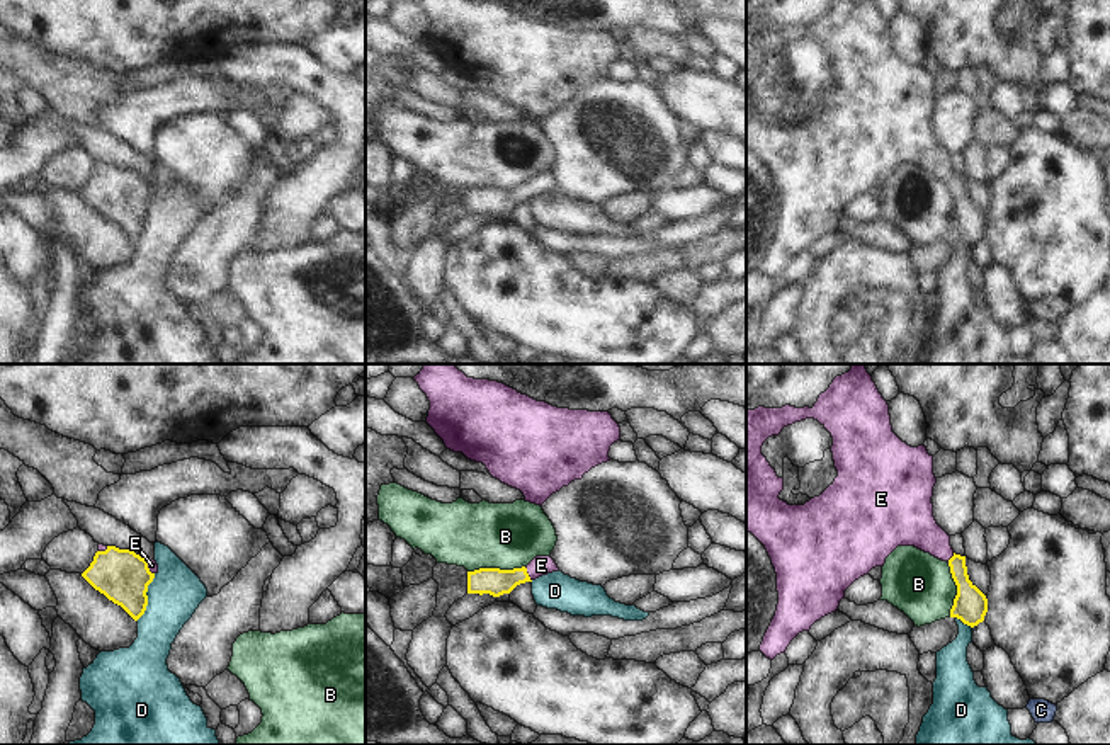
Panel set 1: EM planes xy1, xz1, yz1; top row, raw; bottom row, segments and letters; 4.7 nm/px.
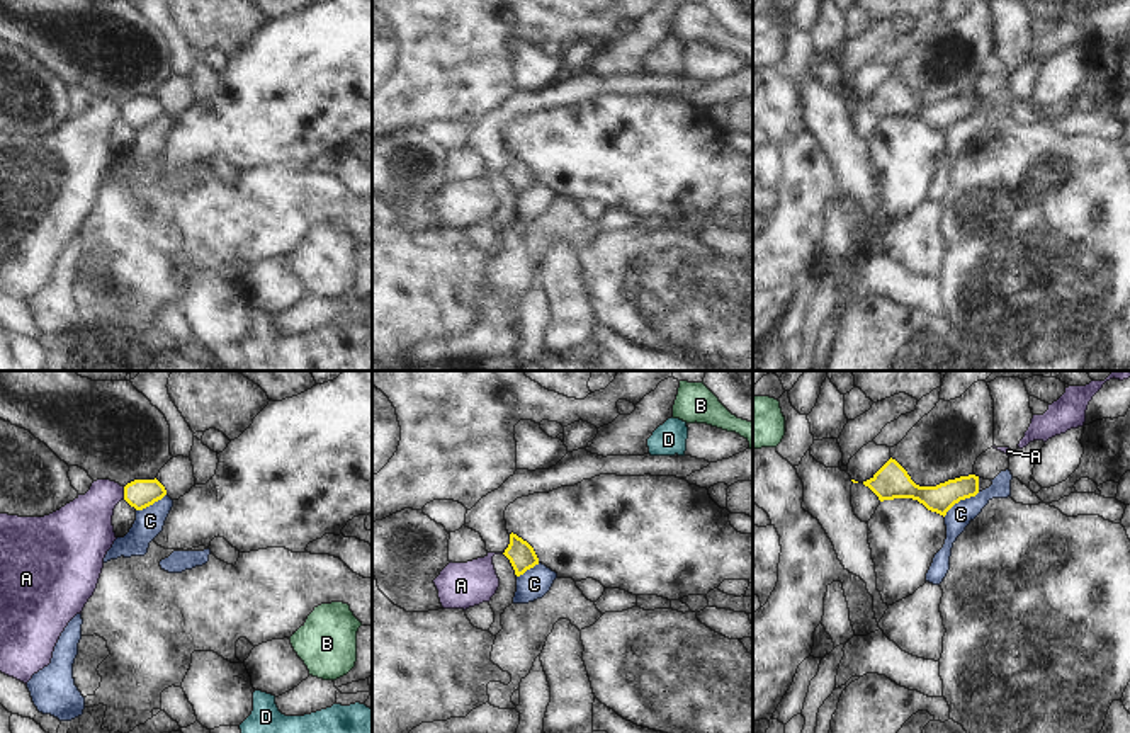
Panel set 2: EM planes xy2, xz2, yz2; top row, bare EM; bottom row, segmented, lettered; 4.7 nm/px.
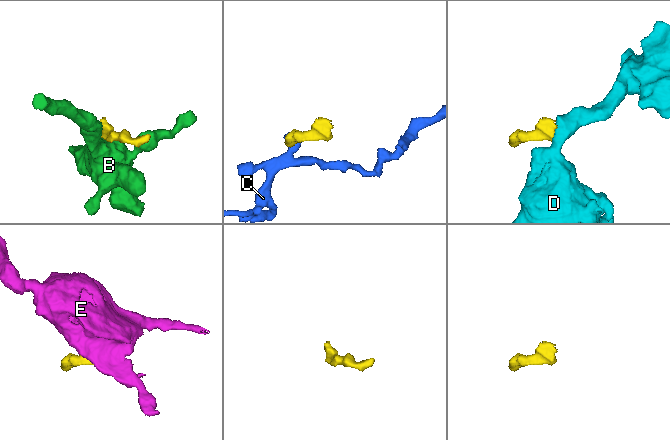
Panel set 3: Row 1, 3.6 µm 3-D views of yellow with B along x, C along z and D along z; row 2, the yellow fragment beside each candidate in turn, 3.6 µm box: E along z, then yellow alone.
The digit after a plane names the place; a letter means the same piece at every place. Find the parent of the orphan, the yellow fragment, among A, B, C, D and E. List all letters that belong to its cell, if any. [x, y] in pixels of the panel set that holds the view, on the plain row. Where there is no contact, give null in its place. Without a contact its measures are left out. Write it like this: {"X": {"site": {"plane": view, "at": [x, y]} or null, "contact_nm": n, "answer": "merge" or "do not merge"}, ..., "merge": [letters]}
{"A": {"site": {"plane": "xy2", "at": [124, 113]}, "contact_nm": 60, "answer": "do not merge"}, "B": {"site": {"plane": "xz1", "at": [495, 187]}, "contact_nm": 280, "answer": "do not merge"}, "C": {"site": {"plane": "yz2", "at": [960, 118]}, "contact_nm": 200, "answer": "do not merge"}, "D": {"site": {"plane": "xy1", "at": [147, 216]}, "contact_nm": 240, "answer": "do not merge"}, "E": {"site": {"plane": "xz1", "at": [527, 193]}, "contact_nm": 80, "answer": "merge"}, "merge": ["E"]}

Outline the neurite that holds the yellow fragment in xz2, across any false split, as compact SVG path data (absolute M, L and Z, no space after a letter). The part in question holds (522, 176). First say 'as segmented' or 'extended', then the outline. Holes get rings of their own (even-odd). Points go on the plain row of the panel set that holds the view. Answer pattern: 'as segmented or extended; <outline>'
as segmented; M513 151L503 173L510 179L517 196L539 184L534 167Z

